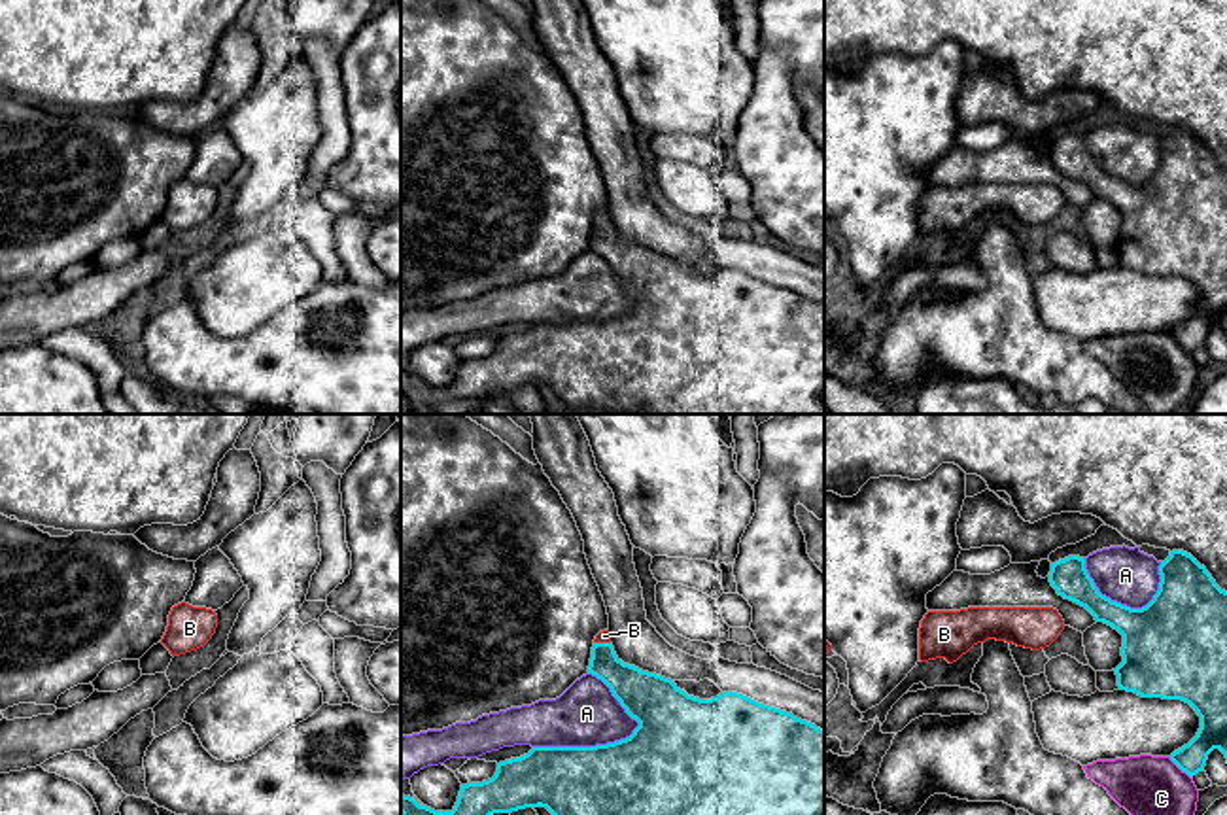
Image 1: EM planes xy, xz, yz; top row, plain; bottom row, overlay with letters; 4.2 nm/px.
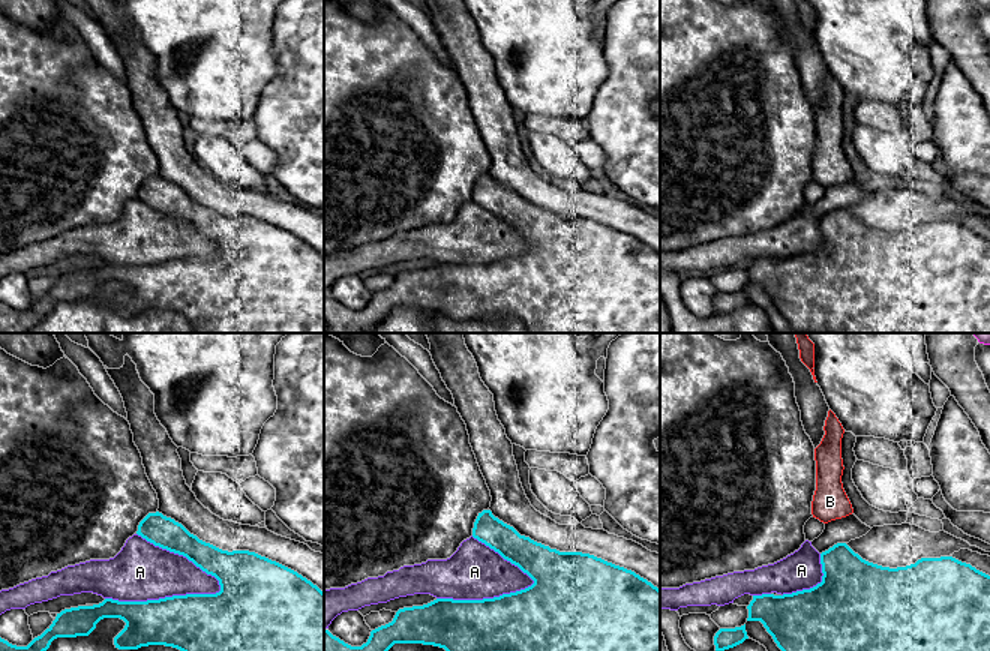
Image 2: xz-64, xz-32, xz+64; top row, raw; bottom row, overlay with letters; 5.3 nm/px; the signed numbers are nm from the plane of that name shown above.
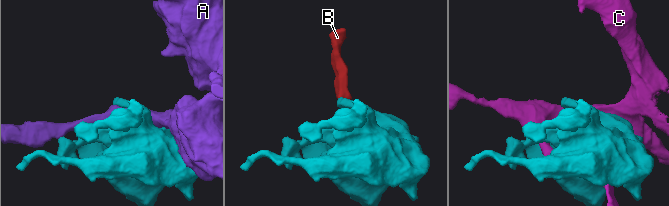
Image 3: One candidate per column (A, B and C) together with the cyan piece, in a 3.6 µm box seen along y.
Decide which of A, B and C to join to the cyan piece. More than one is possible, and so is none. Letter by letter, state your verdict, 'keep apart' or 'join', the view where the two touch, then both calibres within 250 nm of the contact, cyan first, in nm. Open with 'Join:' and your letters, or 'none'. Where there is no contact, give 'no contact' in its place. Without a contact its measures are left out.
Join: B
A: keep apart; contact in xz; calibres 340 and 280 nm
B: join; contact in xz; calibres 170 and 50 nm
C: keep apart; contact in yz; calibres 130 and 260 nm

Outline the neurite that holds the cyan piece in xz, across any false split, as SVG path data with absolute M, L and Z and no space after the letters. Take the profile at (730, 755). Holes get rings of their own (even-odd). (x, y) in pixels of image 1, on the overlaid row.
M609 630L596 635L588 673L601 679L620 702L626 713L639 722L633 734L626 739L596 745L596 747L533 747L520 758L510 758L497 764L492 779L482 783L461 785L458 802L452 811L435 811L420 806L414 798L401 794L403 815L493 815L512 813L526 807L546 807L552 815L824 815L824 730L794 717L792 713L758 703L737 692L722 692L711 700L688 696L671 679L643 671L635 666L624 664L611 643Z

